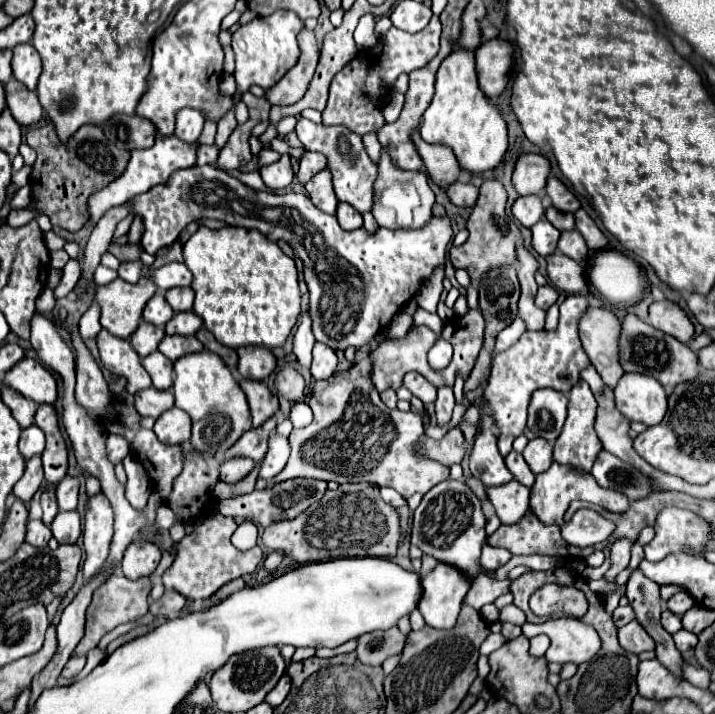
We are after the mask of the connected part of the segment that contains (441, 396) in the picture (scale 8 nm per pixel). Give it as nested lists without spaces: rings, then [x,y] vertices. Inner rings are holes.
[[[441,387],[437,391],[437,401],[435,401],[435,413],[437,413],[437,423],[443,425],[452,418],[455,407],[455,397],[453,387]]]

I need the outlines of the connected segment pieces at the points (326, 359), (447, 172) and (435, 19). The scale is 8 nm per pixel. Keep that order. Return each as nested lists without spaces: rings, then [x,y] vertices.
[[[319,341],[313,347],[313,365],[311,375],[313,379],[329,379],[337,367],[337,353],[329,349],[329,345],[321,345]]]
[[[417,131],[413,133],[413,141],[417,145],[419,155],[423,157],[427,173],[439,187],[447,189],[449,185],[453,185],[459,179],[461,169],[457,169],[457,157],[453,157],[451,149],[445,149],[443,145],[429,145],[429,143],[421,141],[421,135]]]
[[[433,15],[427,27],[419,33],[405,33],[397,27],[391,27],[373,49],[359,53],[341,73],[335,75],[329,91],[329,103],[323,111],[323,125],[347,125],[359,135],[383,127],[383,95],[391,89],[401,73],[421,69],[437,55],[439,37],[441,21],[437,15]]]

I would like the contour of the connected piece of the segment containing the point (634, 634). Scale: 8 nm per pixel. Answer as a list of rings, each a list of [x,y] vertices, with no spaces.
[[[635,619],[619,629],[619,643],[627,653],[635,653],[635,655],[655,649],[655,641]]]

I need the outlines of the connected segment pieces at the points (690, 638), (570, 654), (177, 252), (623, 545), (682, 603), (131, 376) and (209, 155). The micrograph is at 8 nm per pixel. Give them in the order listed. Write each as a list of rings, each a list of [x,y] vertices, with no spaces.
[[[681,629],[677,635],[673,635],[673,639],[675,639],[675,645],[677,645],[677,649],[681,653],[685,653],[685,651],[689,651],[689,649],[693,649],[697,645],[697,635],[689,633],[685,629]]]
[[[561,617],[561,619],[549,619],[541,625],[531,625],[525,622],[521,626],[522,634],[528,639],[534,635],[545,634],[551,639],[551,647],[545,653],[545,659],[549,663],[587,663],[591,661],[597,651],[601,649],[601,639],[593,627],[581,623],[573,617]]]
[[[176,241],[171,247],[161,249],[159,253],[155,255],[155,258],[155,263],[151,265],[151,269],[161,267],[161,265],[172,261],[183,262],[182,244]]]
[[[619,539],[611,545],[611,567],[609,571],[605,573],[605,581],[609,583],[615,583],[615,577],[629,565],[629,551],[631,551],[631,541],[627,539]]]
[[[681,591],[681,593],[675,593],[669,601],[667,601],[667,609],[669,611],[673,611],[675,615],[683,615],[687,609],[691,609],[691,607],[695,607],[697,603],[693,601],[693,595],[691,593],[687,593],[687,591]]]
[[[101,329],[101,333],[97,335],[97,345],[99,345],[103,367],[109,369],[113,375],[127,379],[125,389],[129,395],[135,395],[137,391],[151,387],[151,377],[143,369],[137,351],[131,349],[129,339],[115,337],[109,331]]]
[[[201,145],[197,147],[197,165],[215,165],[219,157],[217,145]]]

